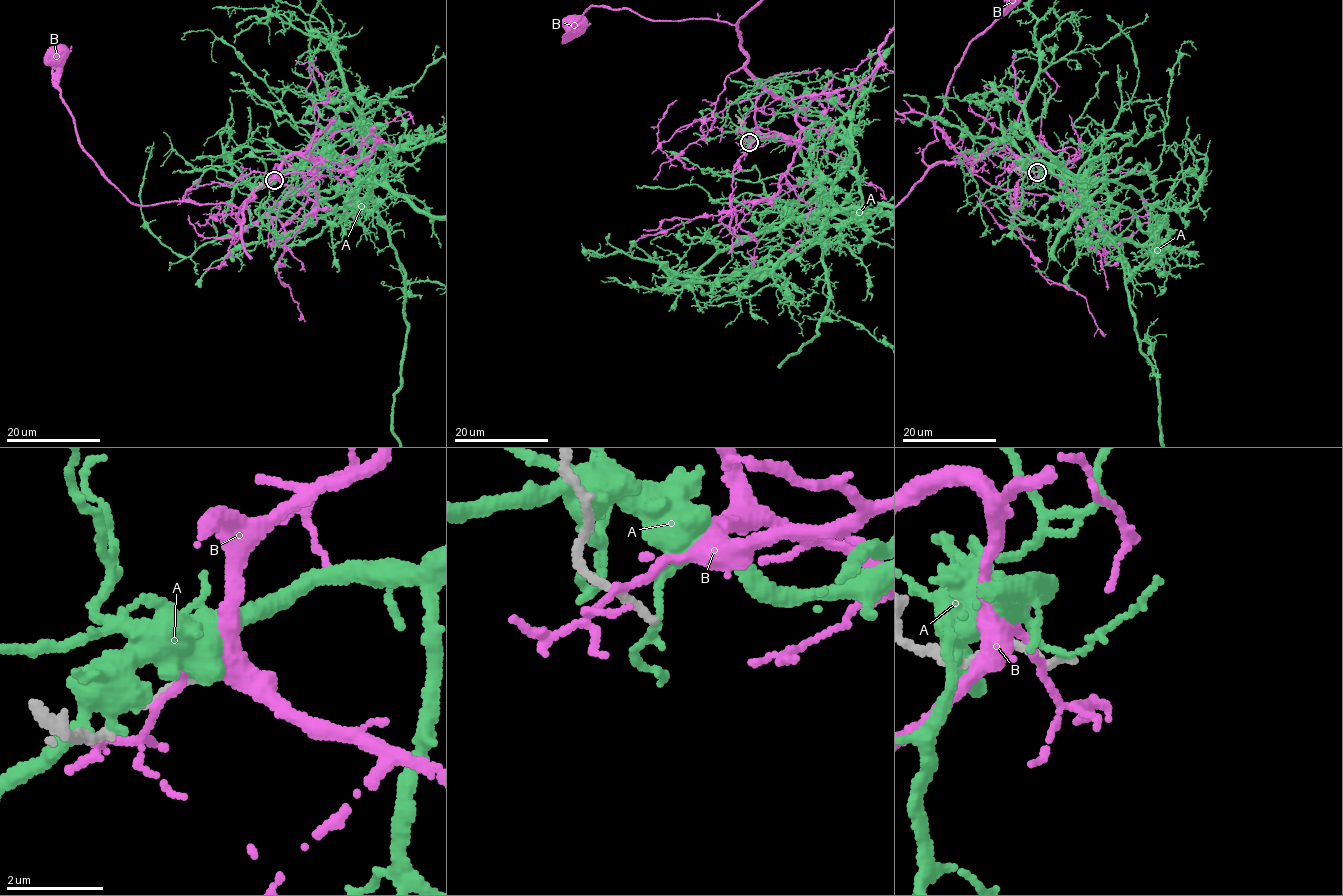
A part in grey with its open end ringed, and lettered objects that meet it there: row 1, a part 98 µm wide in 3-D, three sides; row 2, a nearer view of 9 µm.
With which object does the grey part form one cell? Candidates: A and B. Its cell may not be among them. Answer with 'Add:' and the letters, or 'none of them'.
Add: none of them

